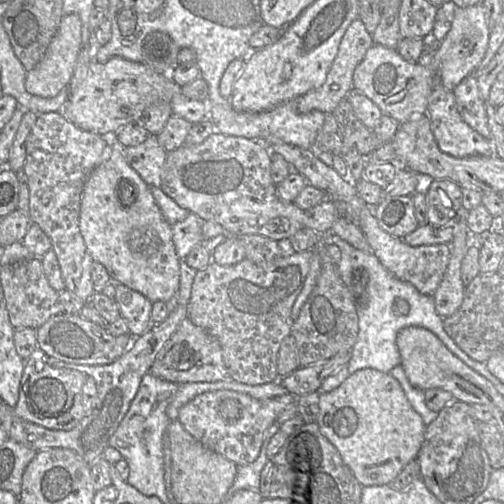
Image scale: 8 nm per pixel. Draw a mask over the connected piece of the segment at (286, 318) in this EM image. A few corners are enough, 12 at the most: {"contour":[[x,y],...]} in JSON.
{"contour":[[312,249],[211,261],[187,315],[233,380],[279,379]]}

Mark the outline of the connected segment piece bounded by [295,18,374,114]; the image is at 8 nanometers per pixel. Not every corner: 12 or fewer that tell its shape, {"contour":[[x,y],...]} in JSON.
{"contour":[[356,18],[324,83],[295,99],[299,113],[332,112],[353,89],[353,73],[374,45]]}

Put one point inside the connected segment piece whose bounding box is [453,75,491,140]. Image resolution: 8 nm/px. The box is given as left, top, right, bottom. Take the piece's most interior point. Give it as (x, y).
(471, 106)

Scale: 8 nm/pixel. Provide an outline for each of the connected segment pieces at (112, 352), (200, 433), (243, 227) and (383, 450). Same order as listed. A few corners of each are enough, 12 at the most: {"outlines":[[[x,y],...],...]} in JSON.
{"outlines":[[[79,314],[36,330],[46,358],[107,365],[136,337],[112,336]],[[205,392],[177,419],[237,466],[258,458],[267,428],[295,398]],[[215,131],[167,153],[160,188],[228,235],[304,227],[262,141]],[[357,370],[315,422],[363,487],[393,482],[426,430],[399,381]]]}

